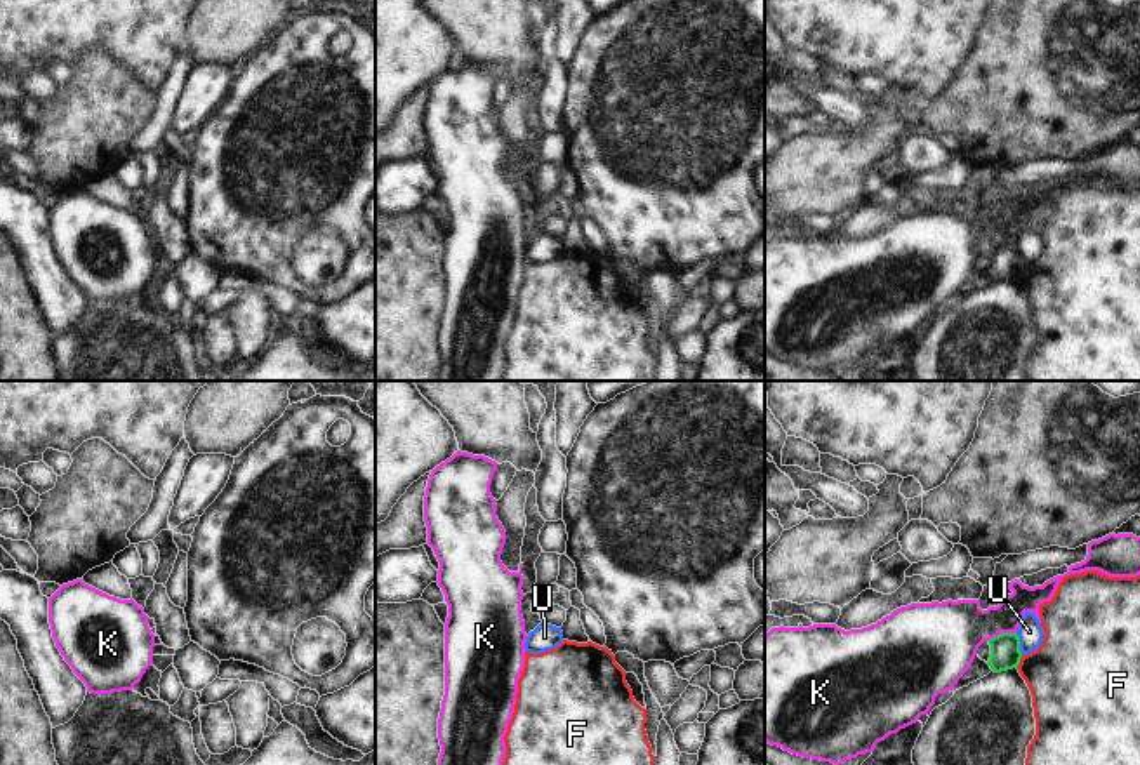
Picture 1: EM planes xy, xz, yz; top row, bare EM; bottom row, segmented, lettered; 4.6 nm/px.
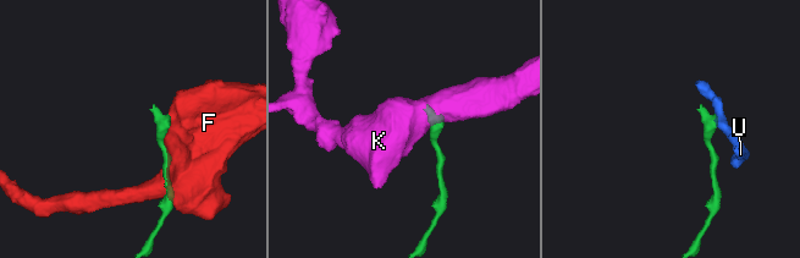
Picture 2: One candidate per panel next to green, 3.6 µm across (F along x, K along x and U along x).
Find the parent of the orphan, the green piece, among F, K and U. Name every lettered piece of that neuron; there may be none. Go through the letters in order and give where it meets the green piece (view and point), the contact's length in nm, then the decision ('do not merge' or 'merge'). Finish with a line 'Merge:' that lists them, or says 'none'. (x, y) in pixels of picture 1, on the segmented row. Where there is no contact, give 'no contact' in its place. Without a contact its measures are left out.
F: yz (1019, 663) | 70 nm | do not merge
K: yz (1001, 633) | 140 nm | do not merge
U: yz (1019, 644) | 110 nm | do not merge
Merge: none

